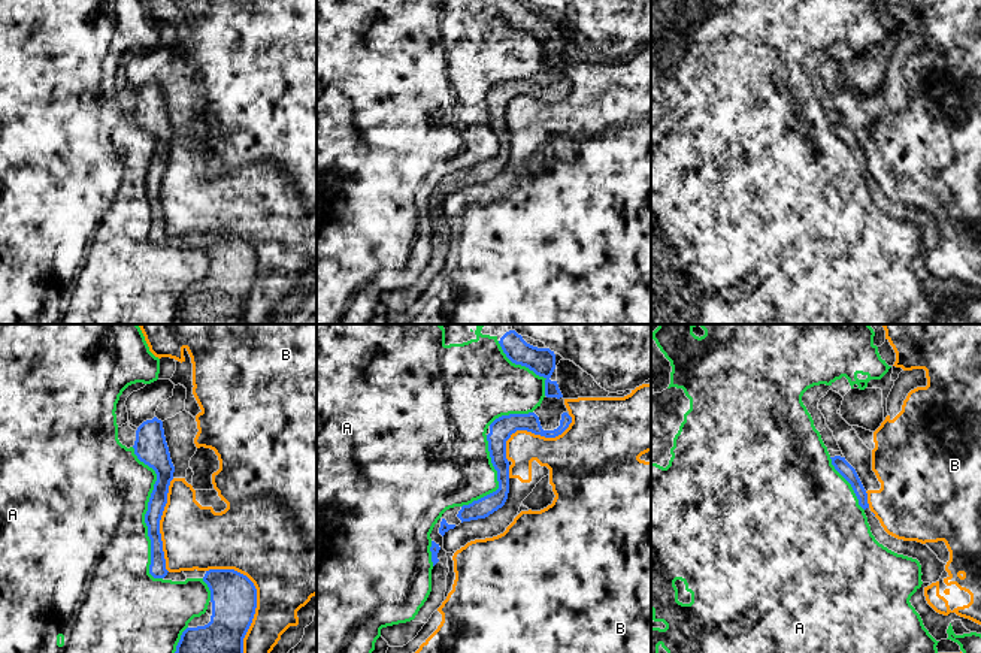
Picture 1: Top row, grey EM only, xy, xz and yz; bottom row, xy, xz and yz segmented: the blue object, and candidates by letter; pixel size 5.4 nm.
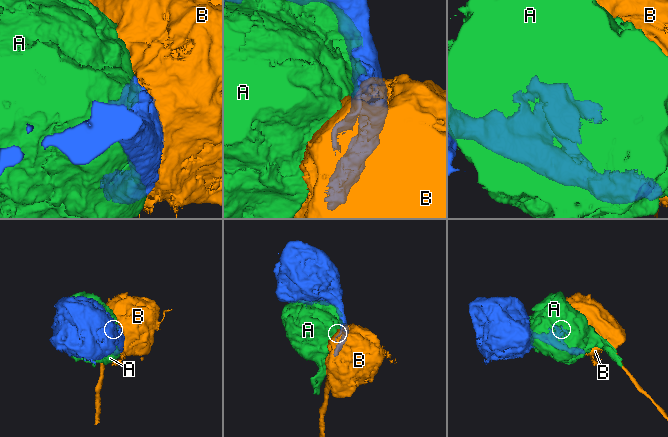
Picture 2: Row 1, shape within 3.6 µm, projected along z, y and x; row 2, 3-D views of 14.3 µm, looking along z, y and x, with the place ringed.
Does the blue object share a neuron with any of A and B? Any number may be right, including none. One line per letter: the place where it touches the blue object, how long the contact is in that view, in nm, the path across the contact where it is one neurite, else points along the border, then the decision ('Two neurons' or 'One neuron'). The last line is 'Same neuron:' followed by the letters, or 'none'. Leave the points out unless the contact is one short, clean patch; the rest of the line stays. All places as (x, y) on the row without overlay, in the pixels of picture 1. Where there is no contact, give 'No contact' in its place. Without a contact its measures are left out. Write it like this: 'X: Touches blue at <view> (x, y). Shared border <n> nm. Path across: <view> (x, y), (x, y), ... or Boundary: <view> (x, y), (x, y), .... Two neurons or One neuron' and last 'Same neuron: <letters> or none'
A: Touches blue at xy (145, 180). Shared border 750 nm. Two neurons
B: Touches blue at xy (256, 265). Shared border 500 nm. Two neurons
Same neuron: none

